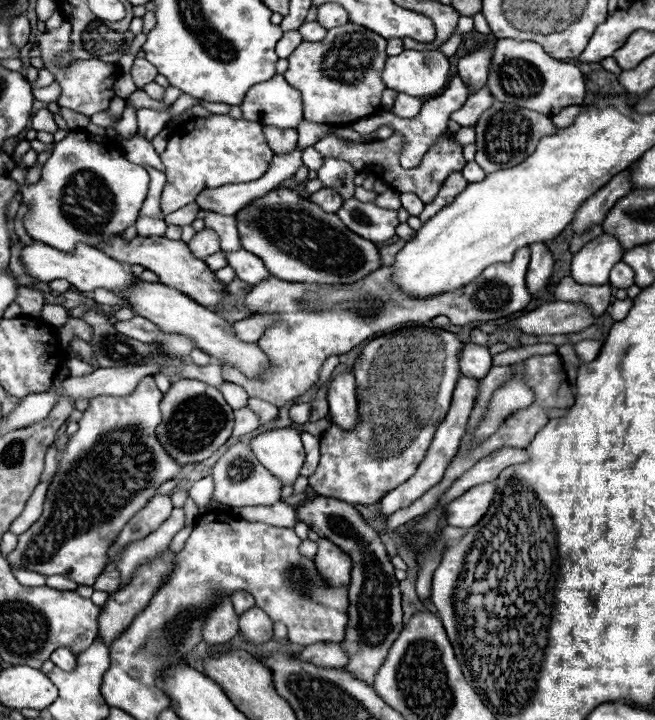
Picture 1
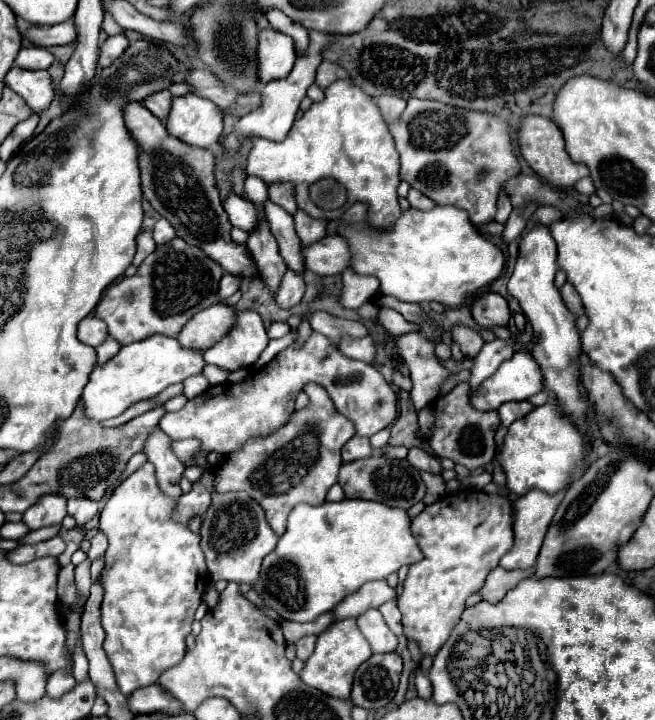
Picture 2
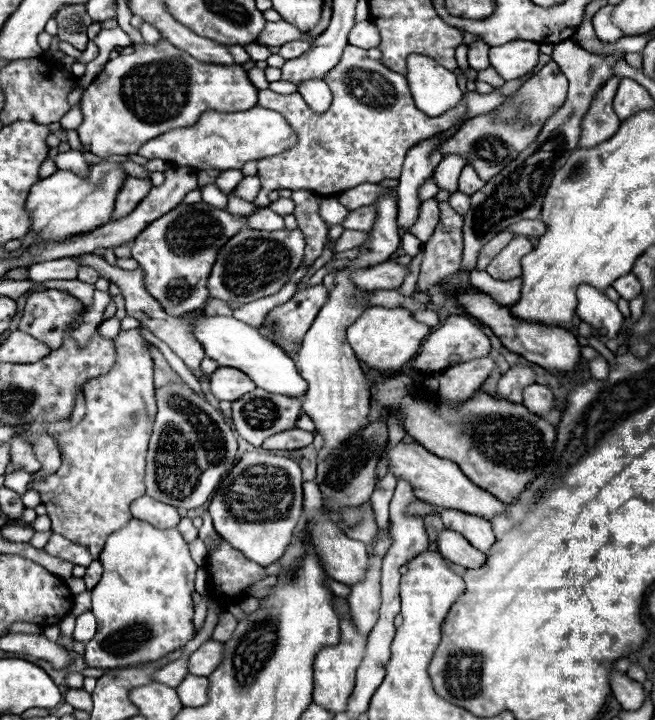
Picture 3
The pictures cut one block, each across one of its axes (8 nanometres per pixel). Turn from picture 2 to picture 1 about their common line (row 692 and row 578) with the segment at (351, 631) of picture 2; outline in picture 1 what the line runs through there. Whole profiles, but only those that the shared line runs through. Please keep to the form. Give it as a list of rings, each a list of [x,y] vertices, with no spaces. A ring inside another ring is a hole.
[[[326,538],[318,540],[318,554],[314,556],[320,576],[332,586],[348,586],[352,572],[352,558]]]

